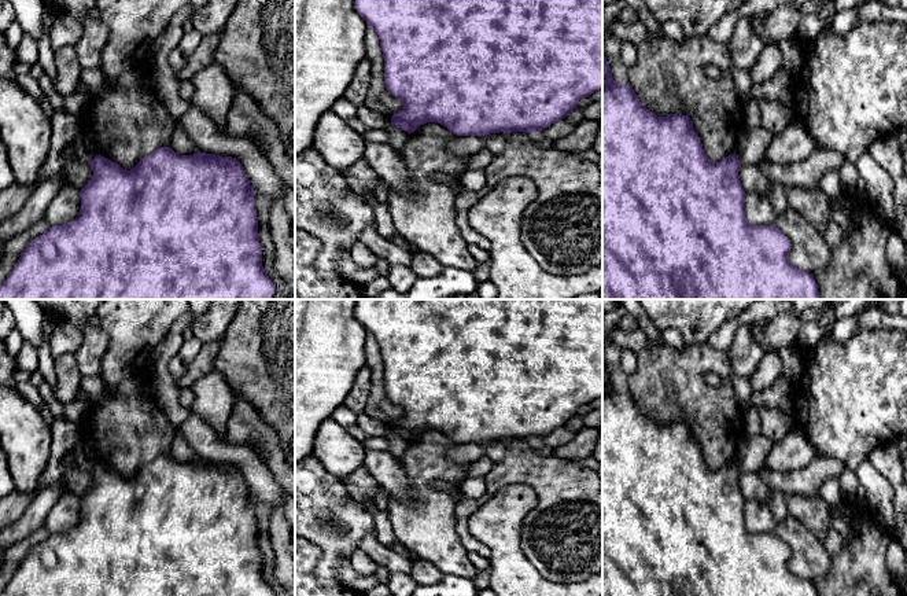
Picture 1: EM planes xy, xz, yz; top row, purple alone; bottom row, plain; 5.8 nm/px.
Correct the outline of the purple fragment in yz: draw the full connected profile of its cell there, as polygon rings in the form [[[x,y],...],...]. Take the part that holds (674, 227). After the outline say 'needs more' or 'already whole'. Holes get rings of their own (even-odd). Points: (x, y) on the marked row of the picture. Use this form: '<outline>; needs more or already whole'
[[[602,55],[602,299],[822,299],[812,275],[789,261],[790,242],[775,225],[752,225],[744,211],[745,191],[738,176],[741,162],[734,154],[712,162],[687,115],[657,117],[638,99],[633,87],[616,82]]]; already whole

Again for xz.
[[[355,0],[357,12],[379,38],[384,59],[384,84],[403,107],[391,117],[397,128],[413,133],[420,125],[438,122],[457,136],[530,132],[550,126],[565,118],[583,98],[602,89],[602,0]]]; already whole

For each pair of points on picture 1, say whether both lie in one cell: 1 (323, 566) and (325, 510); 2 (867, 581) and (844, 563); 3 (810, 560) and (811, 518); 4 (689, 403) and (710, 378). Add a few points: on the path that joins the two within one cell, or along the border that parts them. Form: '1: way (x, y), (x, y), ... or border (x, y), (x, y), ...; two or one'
1: way (327, 552), (327, 523); one
2: way (862, 581), (850, 569); one
3: border (789, 514), (799, 519), (821, 541); two
4: border (705, 371), (707, 383), (722, 385); two

